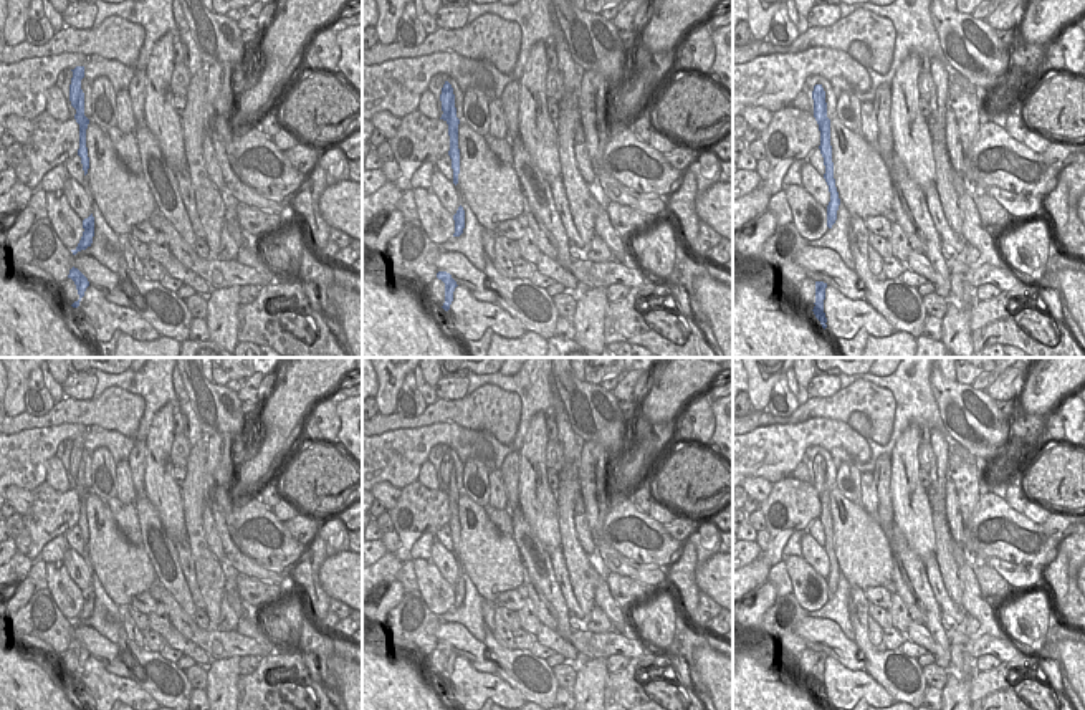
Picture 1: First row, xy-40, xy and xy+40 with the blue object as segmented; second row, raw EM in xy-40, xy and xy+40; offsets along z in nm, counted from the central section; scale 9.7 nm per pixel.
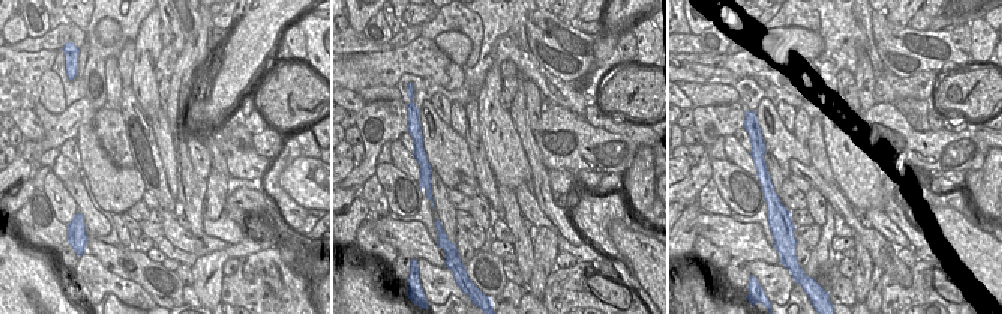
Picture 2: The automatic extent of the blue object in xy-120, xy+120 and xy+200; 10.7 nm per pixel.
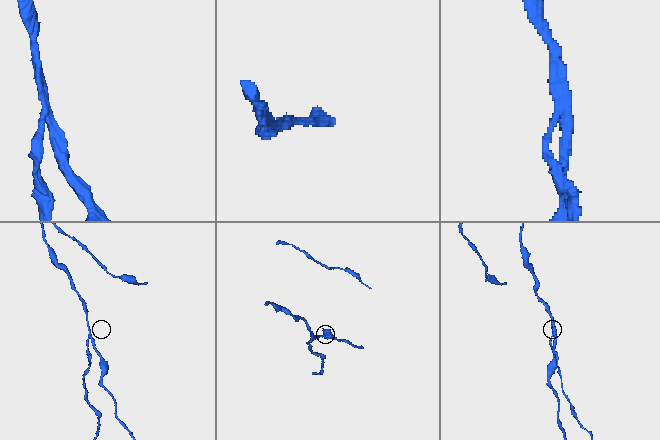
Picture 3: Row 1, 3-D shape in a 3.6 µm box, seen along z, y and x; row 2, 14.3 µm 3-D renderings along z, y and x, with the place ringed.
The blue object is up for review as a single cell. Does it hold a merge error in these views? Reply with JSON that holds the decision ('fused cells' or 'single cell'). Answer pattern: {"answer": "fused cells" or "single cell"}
{"answer": "single cell"}

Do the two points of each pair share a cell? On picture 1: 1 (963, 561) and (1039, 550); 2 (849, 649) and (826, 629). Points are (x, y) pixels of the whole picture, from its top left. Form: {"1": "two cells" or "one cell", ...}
{"1": "two cells", "2": "one cell"}

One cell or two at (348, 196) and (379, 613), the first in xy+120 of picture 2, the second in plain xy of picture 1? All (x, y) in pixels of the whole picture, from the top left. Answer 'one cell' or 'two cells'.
two cells

